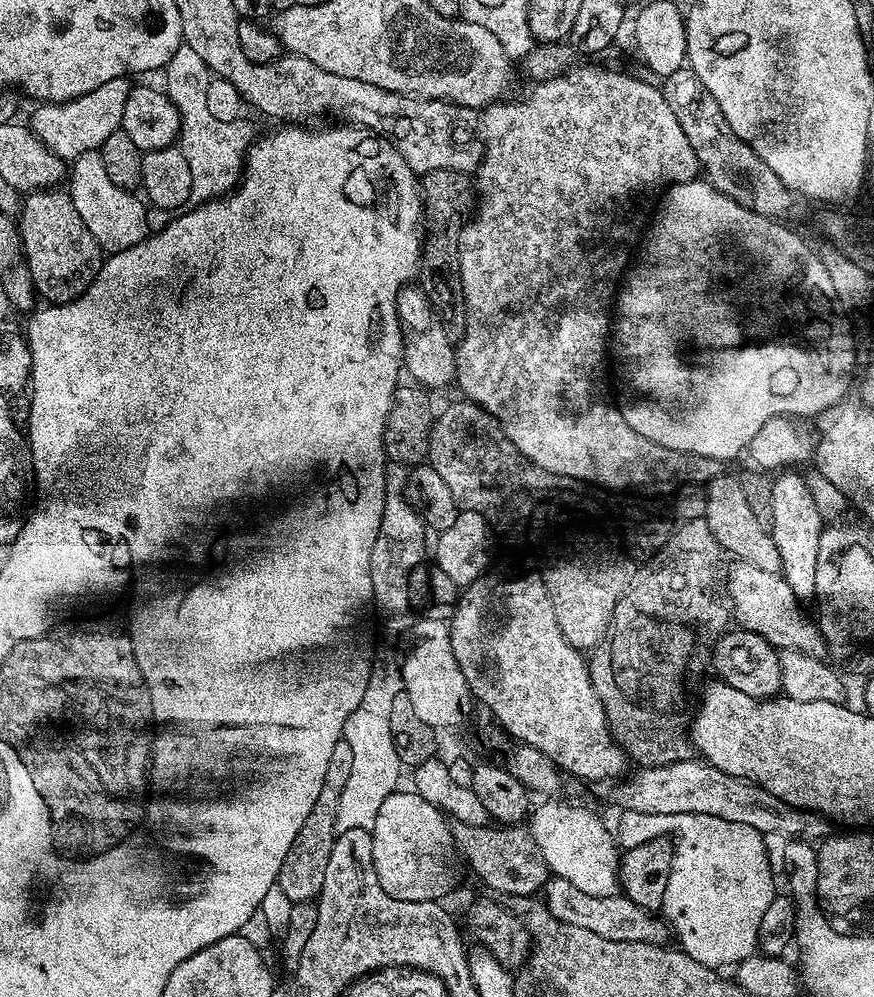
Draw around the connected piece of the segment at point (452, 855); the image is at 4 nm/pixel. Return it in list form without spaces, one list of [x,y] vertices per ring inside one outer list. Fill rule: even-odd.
[[[397,790],[387,796],[378,810],[374,826],[370,829],[371,849],[374,857],[375,874],[378,876],[379,885],[386,894],[398,901],[404,902],[426,902],[441,901],[445,899],[456,884],[458,866],[460,860],[453,842],[452,830],[447,817],[439,808],[427,802],[414,790]]]

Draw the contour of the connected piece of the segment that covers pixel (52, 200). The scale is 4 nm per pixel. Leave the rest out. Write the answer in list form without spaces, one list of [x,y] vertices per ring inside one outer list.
[[[29,191],[18,209],[18,227],[22,260],[41,301],[65,304],[81,296],[94,282],[102,263],[102,249],[94,234],[86,230],[86,222],[82,222],[67,191]]]

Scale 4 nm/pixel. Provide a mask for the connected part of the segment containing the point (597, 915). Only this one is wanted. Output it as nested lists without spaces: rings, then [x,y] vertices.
[[[555,878],[549,879],[546,885],[547,892],[548,900],[546,899],[546,906],[550,910],[550,914],[554,914],[554,918],[558,918],[562,922],[570,922],[570,926],[582,926],[582,930],[594,930],[594,934],[599,934],[601,938],[610,938],[614,942],[642,942],[645,940],[647,944],[658,944],[661,946],[669,943],[669,925],[659,915],[653,914],[649,909],[630,902],[627,896],[623,894],[615,896],[586,894],[582,890],[578,890],[578,886],[573,886],[570,882]]]

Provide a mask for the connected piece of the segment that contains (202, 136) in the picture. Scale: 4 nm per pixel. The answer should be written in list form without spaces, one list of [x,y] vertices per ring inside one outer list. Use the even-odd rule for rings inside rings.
[[[172,66],[163,69],[162,88],[169,102],[176,105],[176,109],[180,111],[178,147],[190,166],[193,187],[191,203],[205,204],[207,200],[227,196],[239,184],[244,170],[244,157],[248,155],[248,145],[252,143],[254,133],[244,120],[219,120],[208,109],[202,93],[196,92],[192,96],[191,74],[184,72],[179,76],[174,69]]]

